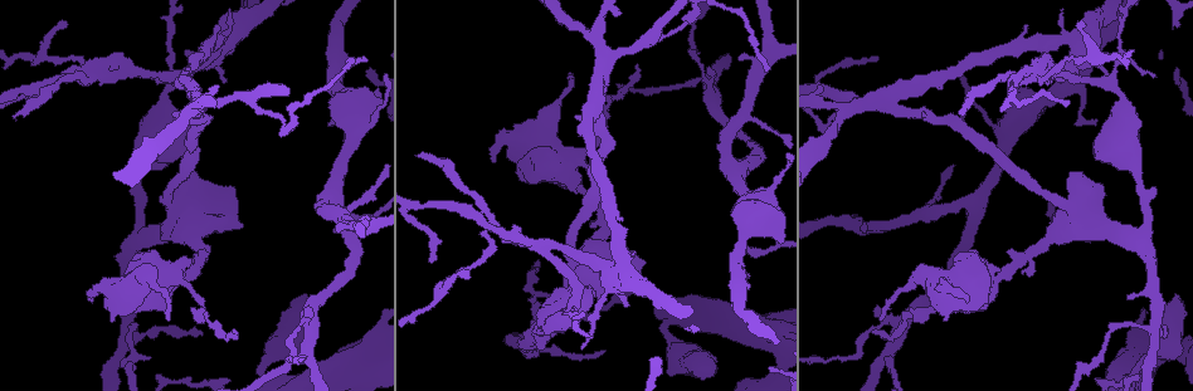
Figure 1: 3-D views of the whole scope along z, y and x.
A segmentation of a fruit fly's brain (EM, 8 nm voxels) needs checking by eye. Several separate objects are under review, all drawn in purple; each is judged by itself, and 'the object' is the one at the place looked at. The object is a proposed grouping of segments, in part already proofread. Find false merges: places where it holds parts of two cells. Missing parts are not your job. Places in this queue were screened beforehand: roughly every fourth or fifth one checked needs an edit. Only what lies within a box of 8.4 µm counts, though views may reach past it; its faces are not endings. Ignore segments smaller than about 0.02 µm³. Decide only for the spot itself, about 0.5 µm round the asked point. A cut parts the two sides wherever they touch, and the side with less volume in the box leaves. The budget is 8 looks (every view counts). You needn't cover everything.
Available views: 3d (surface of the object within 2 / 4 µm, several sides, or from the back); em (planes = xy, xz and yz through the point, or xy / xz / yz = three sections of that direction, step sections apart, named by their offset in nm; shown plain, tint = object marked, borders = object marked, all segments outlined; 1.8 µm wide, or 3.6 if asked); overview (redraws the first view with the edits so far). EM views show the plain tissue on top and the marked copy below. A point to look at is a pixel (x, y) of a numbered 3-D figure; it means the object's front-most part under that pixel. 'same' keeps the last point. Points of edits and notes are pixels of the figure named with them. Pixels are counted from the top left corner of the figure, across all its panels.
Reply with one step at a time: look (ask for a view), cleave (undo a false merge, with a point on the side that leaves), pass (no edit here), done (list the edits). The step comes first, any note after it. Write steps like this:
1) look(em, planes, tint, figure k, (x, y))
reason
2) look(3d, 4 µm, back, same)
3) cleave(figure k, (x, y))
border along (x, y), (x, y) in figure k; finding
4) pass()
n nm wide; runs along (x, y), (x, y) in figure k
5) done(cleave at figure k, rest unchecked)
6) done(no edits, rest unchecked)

look(3d, 4 µm, figure 1, (253, 101))
thick turns thin

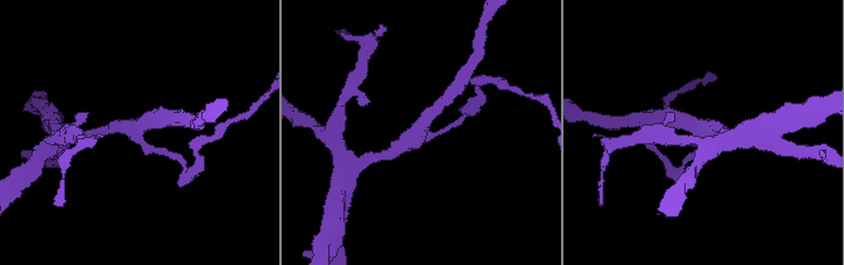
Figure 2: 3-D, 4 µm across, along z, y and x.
look(em, xz, step 8, tint, figure 2, (702, 135))

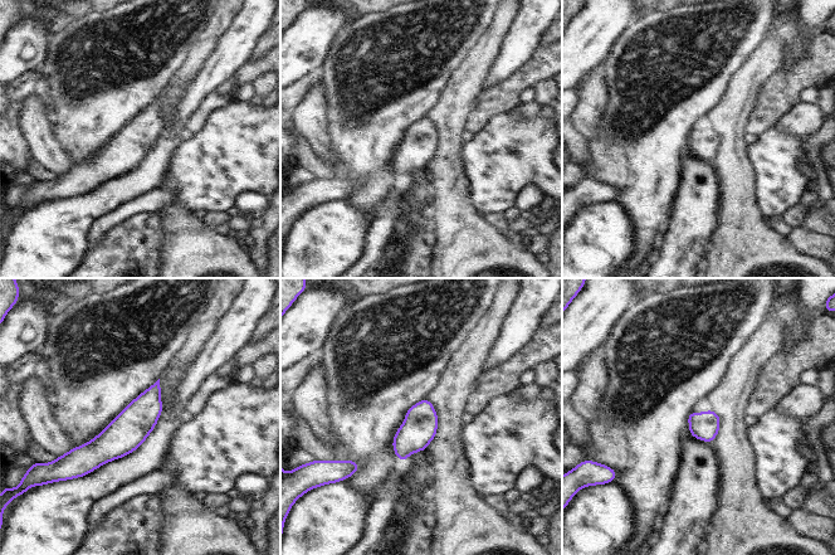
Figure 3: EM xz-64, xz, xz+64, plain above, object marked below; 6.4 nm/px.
pass()
3 arms; continuous, no second cell

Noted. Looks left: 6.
look(em, planes, borders, figure 1, (1035, 75))
abrupt turn

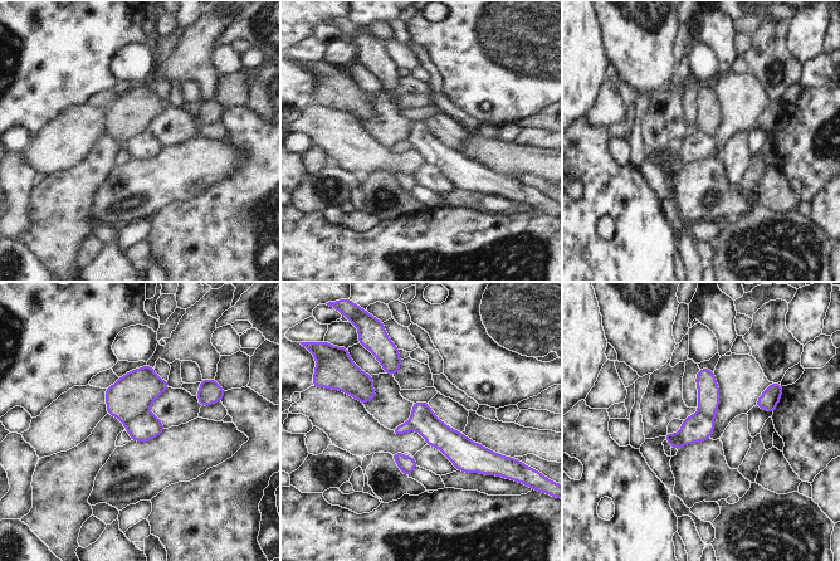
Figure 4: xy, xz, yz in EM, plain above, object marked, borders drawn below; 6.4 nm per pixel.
cleave(figure 4, (132, 394))
160 nm wide; border along (147, 410), (133, 416), (126, 424) in figure 4; two cells meet here

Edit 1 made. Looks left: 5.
look(3d, 4 µm, figure 1, (634, 262))
calibre changes

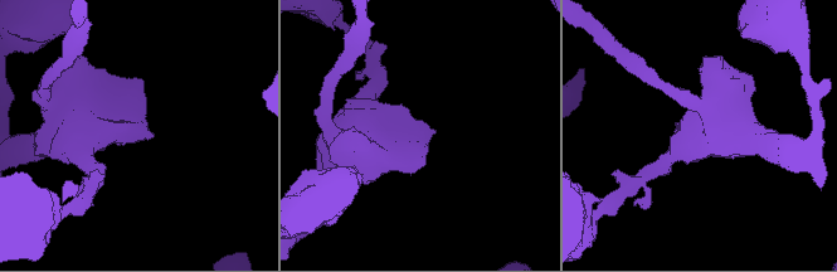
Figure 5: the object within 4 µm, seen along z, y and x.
look(em, 3.6 µm, planes, tint, figure 5, (413, 135))
need the tissue

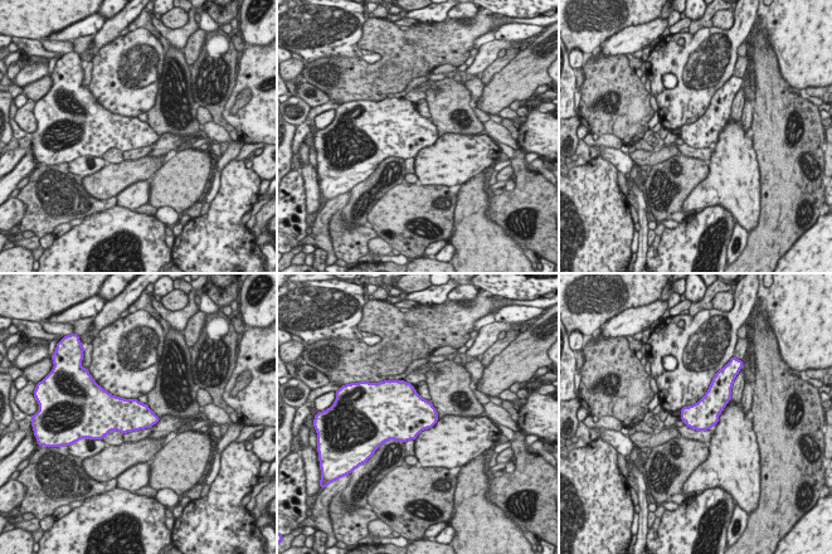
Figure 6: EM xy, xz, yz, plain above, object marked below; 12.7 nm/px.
pass()
all the same cell

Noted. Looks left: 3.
look(em, yz, step 8, tint, figure 1, (142, 236))
sharp bend

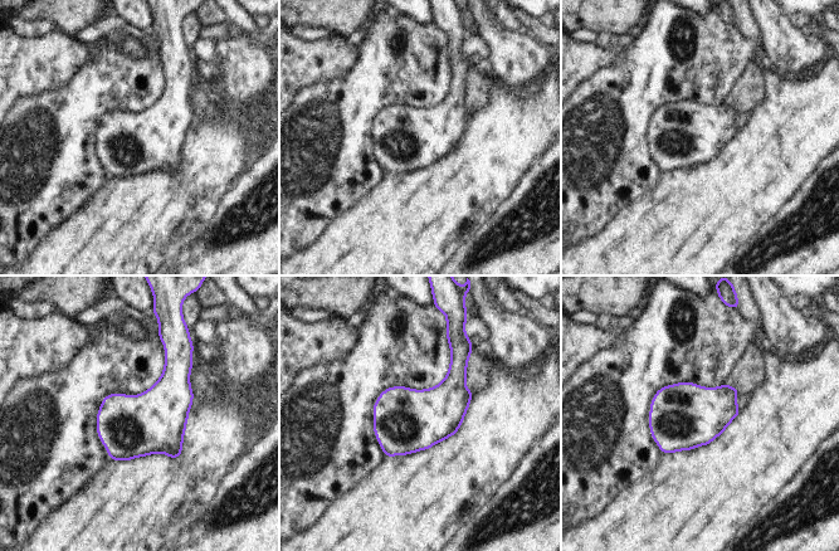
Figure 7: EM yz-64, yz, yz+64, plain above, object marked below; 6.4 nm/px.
look(em, planes, tint, same)

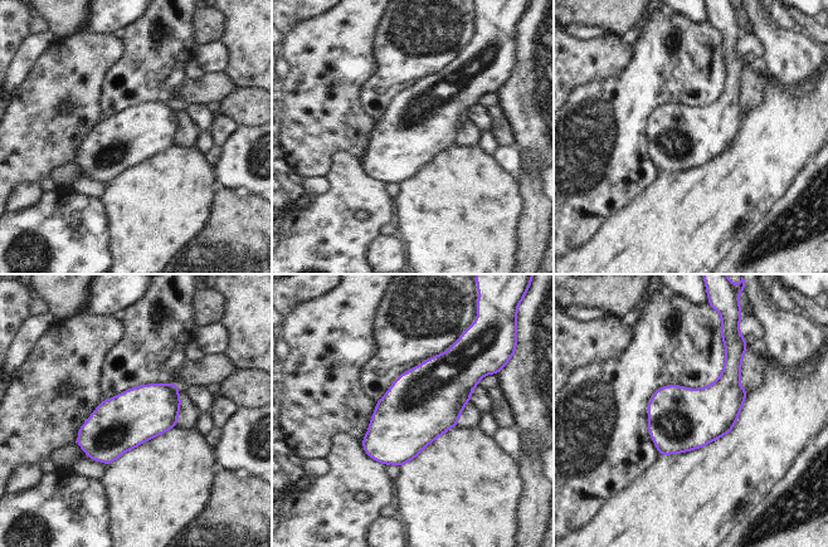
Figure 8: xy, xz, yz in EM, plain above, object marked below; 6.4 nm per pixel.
pass()
340 nm wide; one cell here

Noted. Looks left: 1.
done(cleave at figure 4, rest unchecked)

